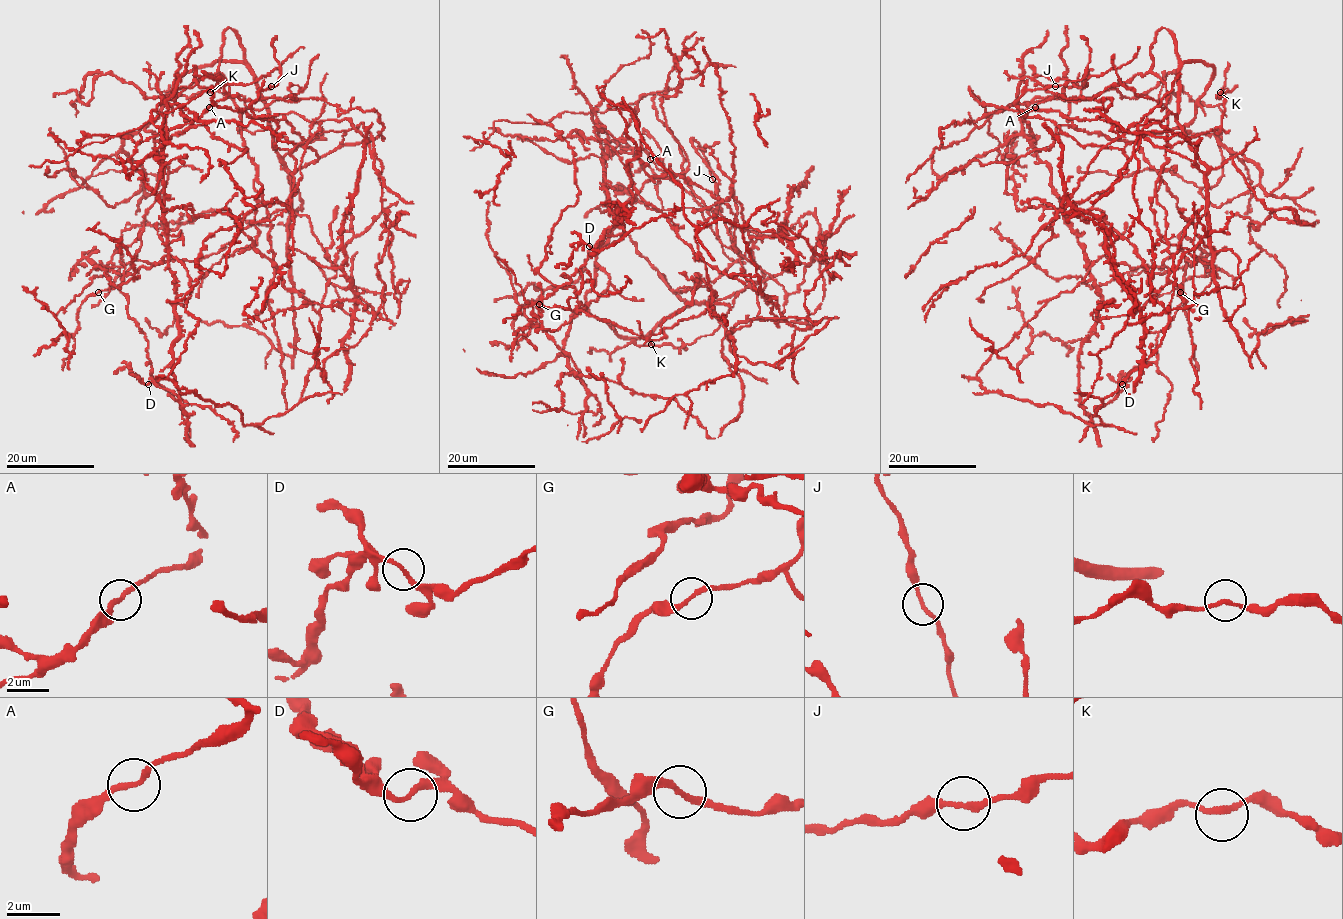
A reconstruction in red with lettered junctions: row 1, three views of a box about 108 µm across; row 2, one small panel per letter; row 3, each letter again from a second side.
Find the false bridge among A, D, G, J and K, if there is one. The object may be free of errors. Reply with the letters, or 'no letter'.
no letter

